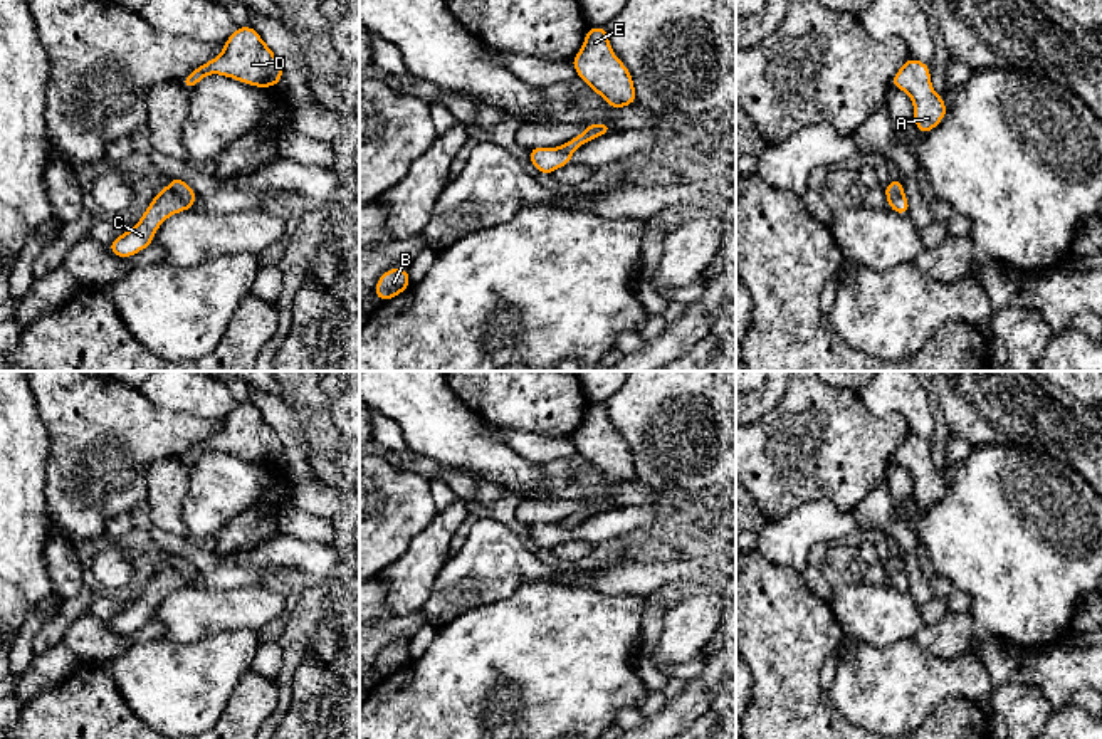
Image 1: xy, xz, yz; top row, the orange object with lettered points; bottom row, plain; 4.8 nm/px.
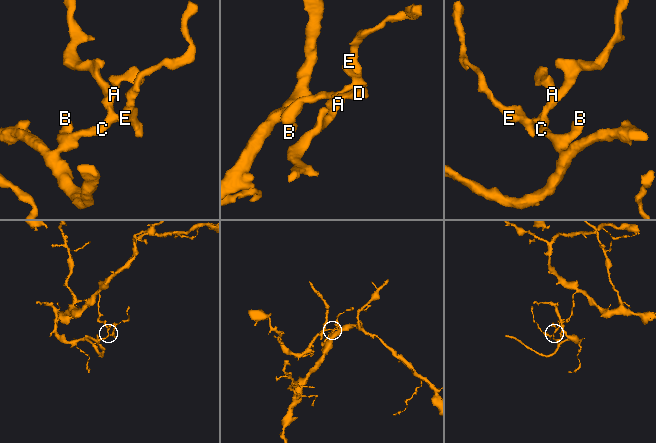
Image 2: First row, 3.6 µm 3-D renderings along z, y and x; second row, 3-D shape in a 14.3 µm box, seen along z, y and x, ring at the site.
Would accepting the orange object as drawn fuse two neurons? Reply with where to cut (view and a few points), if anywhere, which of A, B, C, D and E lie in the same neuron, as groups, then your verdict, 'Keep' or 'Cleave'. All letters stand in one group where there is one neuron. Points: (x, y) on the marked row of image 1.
Split along xy (168, 187), (192, 205). Groups: A D E / B C. Cleave

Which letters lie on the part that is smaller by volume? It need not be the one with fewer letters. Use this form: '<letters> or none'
B, C

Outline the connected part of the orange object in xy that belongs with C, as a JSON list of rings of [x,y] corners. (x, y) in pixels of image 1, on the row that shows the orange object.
[[[161,188],[156,191],[139,222],[108,244],[109,252],[119,259],[133,257],[134,254],[153,245],[155,232],[168,217],[192,208],[193,205],[190,202],[178,197],[170,188]]]

